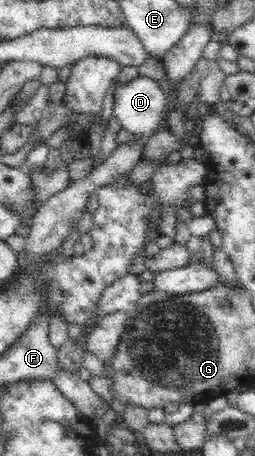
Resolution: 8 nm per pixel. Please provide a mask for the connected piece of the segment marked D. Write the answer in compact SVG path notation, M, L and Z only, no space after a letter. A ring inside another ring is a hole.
M136 77L113 95L114 119L133 134L154 134L165 116L165 96L150 77Z

